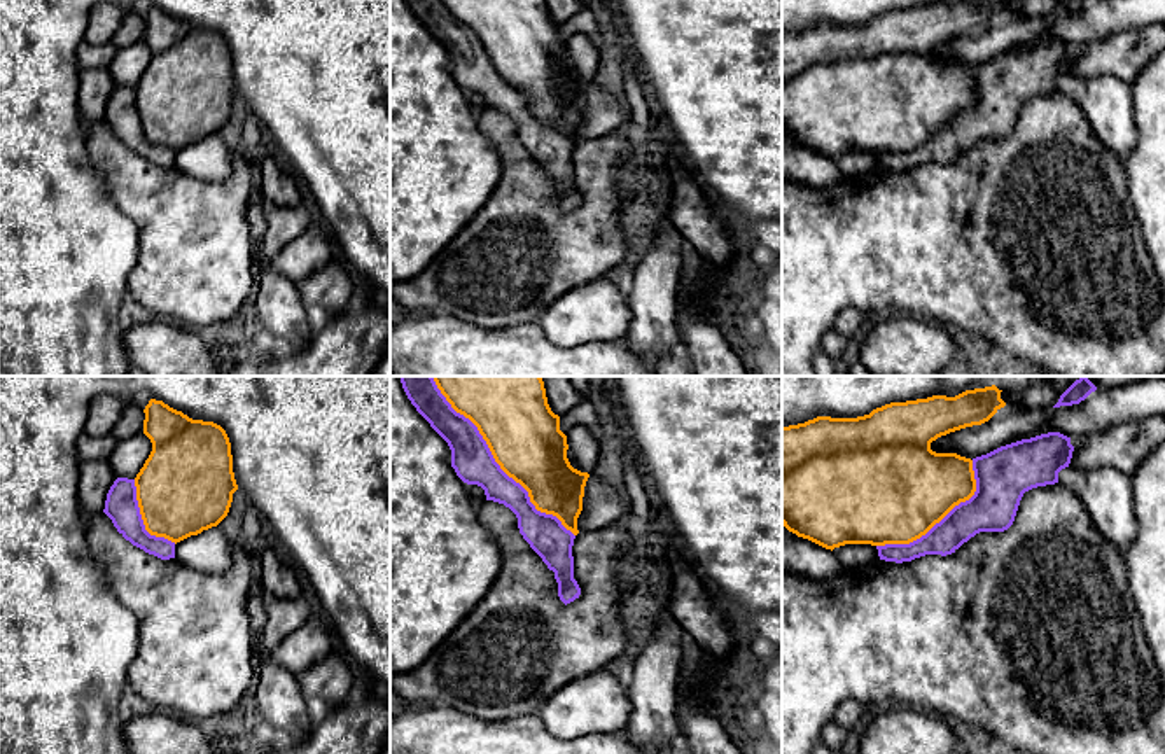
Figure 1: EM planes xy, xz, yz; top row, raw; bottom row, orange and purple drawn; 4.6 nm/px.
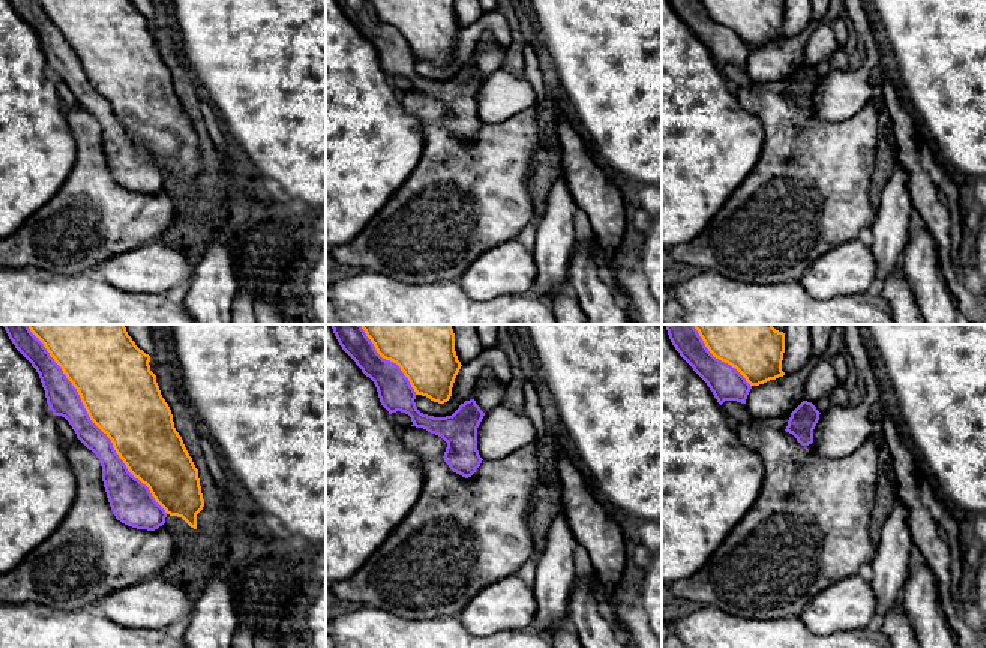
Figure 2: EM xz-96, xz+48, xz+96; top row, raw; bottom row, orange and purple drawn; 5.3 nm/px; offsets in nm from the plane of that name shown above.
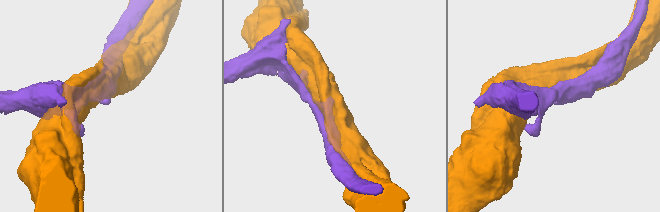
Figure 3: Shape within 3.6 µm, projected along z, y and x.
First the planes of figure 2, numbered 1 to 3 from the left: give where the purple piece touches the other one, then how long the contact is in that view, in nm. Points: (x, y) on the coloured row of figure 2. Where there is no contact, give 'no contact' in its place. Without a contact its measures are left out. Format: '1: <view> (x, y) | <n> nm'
1: xz-96 (90, 419) | 1250 nm
2: xz+48 (387, 359) | 480 nm
3: xz+96 (718, 357) | 460 nm

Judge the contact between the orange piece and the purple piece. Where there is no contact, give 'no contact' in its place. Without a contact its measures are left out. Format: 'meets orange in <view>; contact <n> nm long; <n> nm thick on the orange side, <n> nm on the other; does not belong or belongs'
meets orange in xz; contact 1000 nm long; 360 nm thick on the orange side, 190 nm on the other; does not belong

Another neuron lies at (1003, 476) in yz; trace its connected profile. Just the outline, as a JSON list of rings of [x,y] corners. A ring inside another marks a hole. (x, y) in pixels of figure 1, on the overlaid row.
[[[1048,432],[973,458],[974,495],[920,539],[876,546],[880,560],[903,563],[925,555],[946,556],[980,532],[1008,530],[1023,493],[1058,483],[1058,472],[1069,467],[1072,451],[1071,437]]]

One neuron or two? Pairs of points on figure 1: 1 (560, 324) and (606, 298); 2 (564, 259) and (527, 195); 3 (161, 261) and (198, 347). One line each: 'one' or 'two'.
1: one
2: one
3: two

